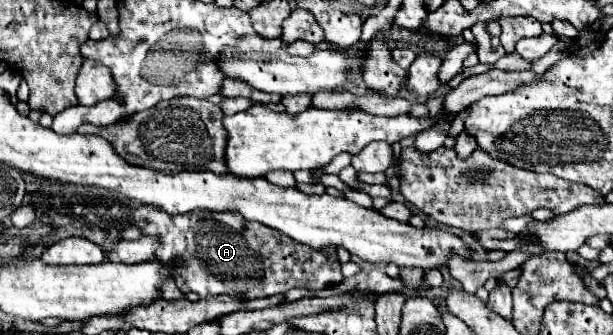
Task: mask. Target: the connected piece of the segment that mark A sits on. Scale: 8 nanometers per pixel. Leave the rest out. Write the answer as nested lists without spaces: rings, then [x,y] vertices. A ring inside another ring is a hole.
[[[139,204],[131,220],[143,230],[143,234],[155,234],[161,238],[161,246],[155,252],[157,260],[169,262],[173,256],[185,260],[183,266],[173,272],[177,288],[185,294],[195,292],[199,298],[229,294],[253,300],[283,294],[293,288],[319,292],[343,282],[341,264],[333,246],[325,250],[309,250],[309,246],[289,242],[285,234],[269,230],[259,222],[245,222],[235,212],[193,210],[193,214],[185,216],[167,216],[155,206]]]

